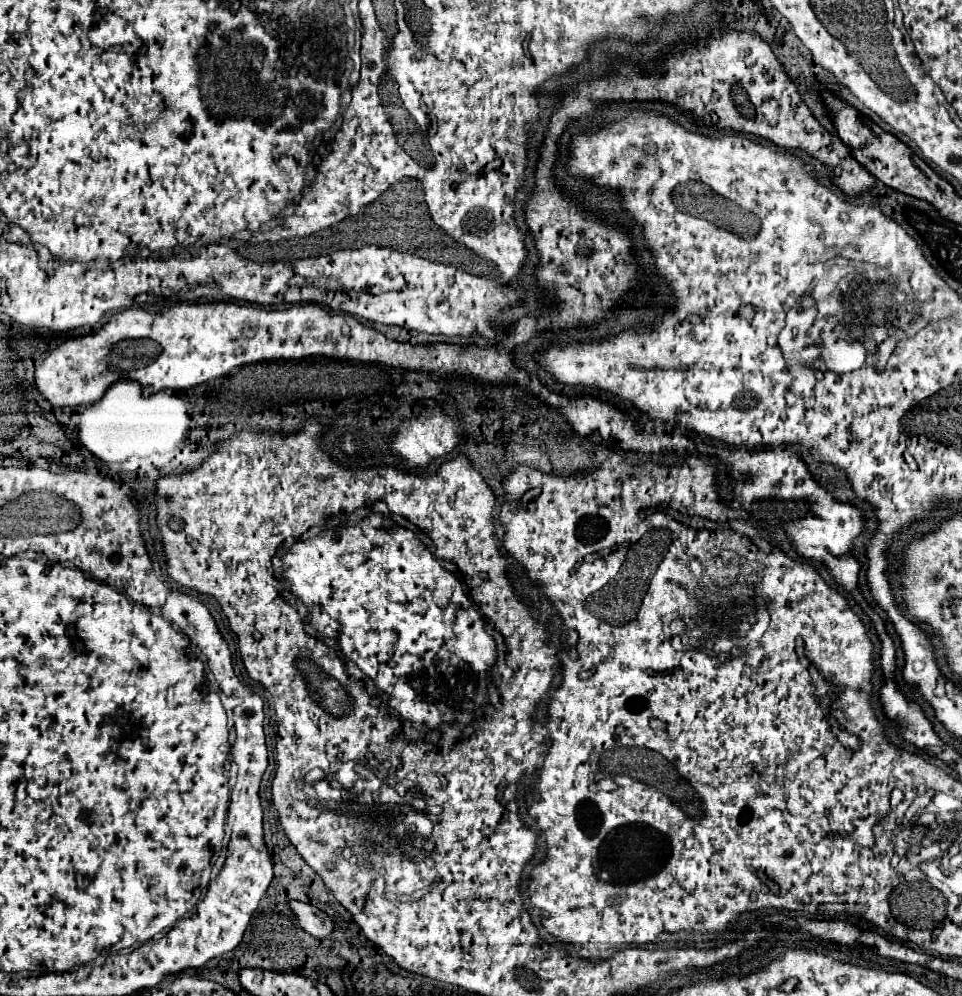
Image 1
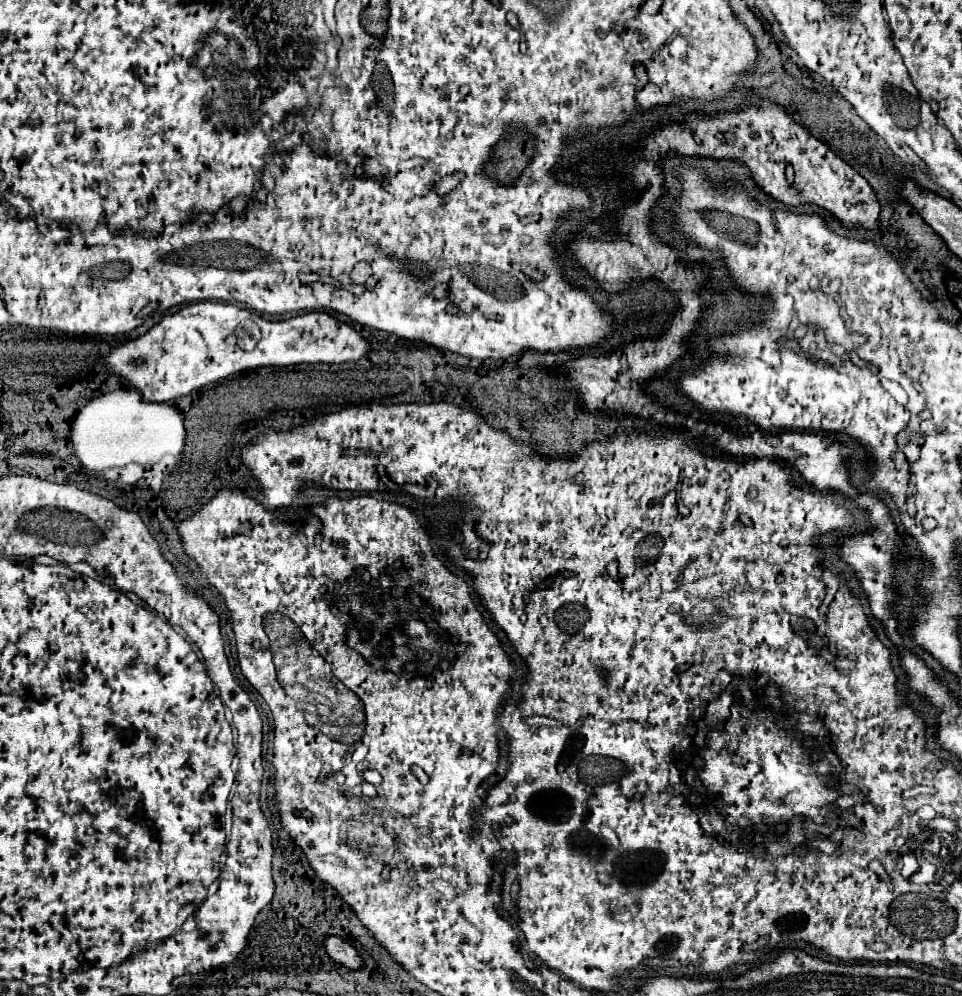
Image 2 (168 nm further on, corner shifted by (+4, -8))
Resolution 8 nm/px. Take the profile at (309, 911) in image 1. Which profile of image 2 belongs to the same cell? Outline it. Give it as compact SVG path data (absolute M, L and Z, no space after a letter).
M327 937L325 949L327 949L329 957L333 957L333 961L337 961L339 965L343 965L351 971L363 969L363 959L361 959L359 951L349 941L345 941L341 937Z

